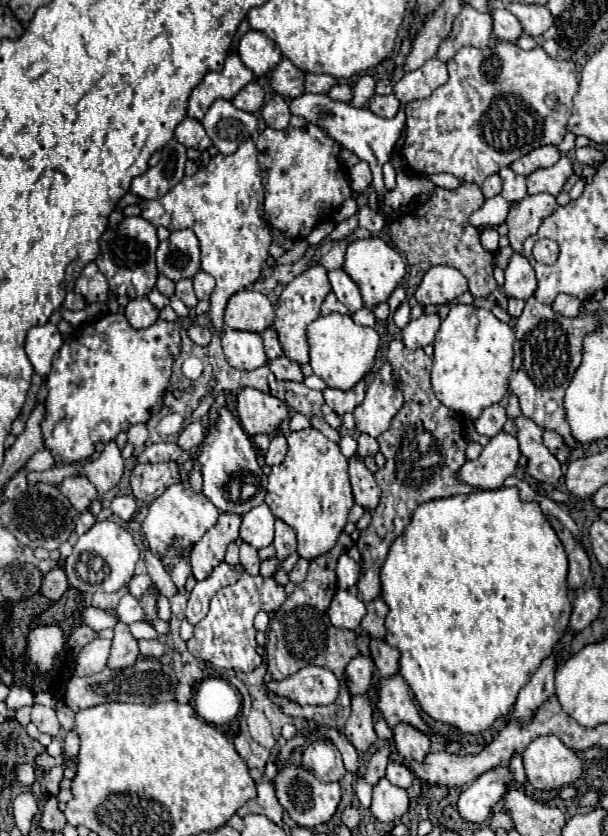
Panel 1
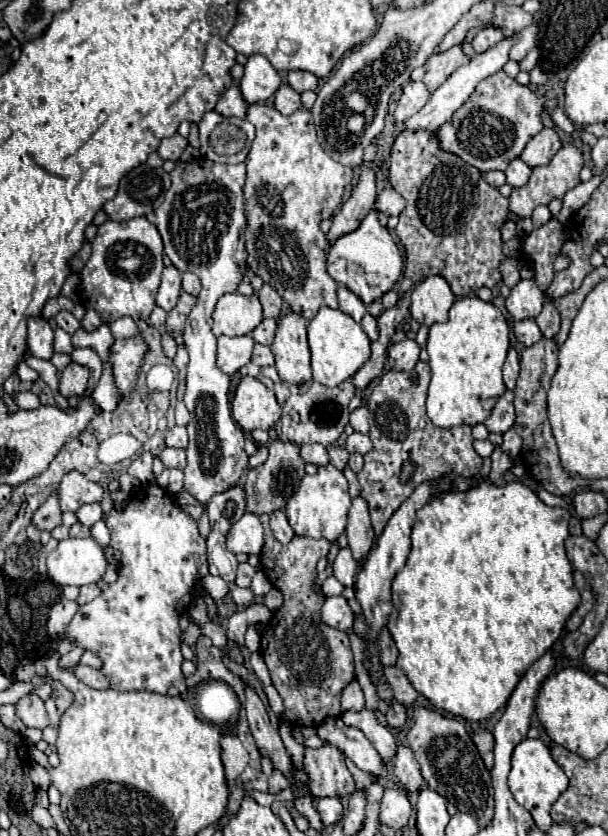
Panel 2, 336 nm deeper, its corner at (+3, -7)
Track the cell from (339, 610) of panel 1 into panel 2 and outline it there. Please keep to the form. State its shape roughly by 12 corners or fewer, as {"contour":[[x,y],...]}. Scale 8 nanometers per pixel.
{"contour":[[328,596],[322,620],[342,632],[352,630],[354,612],[346,598]]}

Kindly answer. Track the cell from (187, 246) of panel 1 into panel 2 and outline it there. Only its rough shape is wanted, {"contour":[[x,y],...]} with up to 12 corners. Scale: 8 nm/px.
{"contour":[[166,266],[156,304],[170,312],[182,290],[178,268]]}

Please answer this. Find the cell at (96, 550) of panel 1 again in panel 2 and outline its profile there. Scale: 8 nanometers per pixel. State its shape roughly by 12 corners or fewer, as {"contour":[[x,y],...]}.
{"contour":[[66,538],[46,560],[60,586],[96,584],[106,568],[94,538]]}

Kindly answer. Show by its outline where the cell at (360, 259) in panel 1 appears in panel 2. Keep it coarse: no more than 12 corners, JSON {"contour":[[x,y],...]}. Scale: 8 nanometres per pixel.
{"contour":[[372,208],[330,246],[326,266],[364,304],[380,300],[404,262]]}

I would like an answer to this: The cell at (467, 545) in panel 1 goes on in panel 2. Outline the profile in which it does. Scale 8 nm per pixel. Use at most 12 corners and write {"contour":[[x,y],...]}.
{"contour":[[522,482],[416,512],[396,666],[486,720],[580,594]]}

